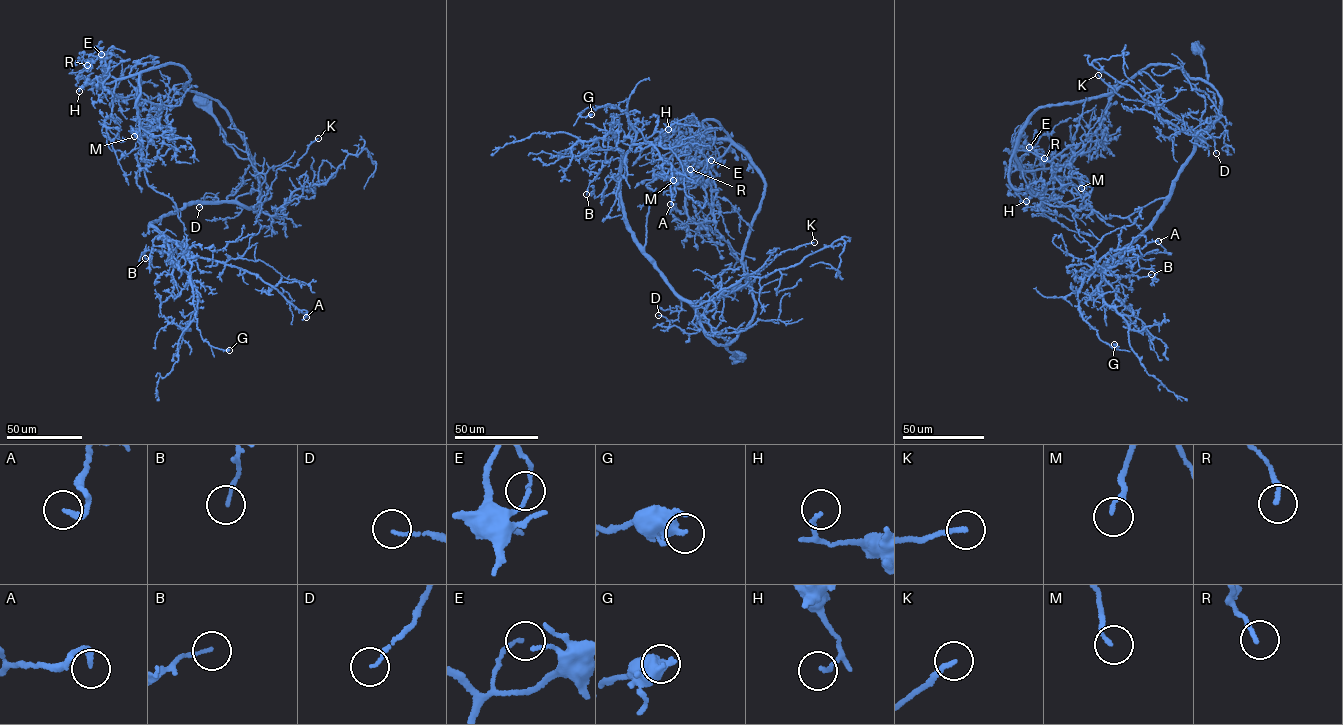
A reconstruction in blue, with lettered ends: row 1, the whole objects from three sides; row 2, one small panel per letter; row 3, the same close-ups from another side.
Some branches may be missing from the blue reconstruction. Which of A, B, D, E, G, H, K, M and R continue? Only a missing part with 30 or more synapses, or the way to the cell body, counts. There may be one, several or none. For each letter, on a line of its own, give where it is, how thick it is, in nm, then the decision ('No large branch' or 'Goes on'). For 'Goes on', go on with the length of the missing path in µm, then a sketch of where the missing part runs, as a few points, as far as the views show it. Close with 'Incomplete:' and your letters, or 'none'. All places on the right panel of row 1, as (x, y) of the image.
A: Place: (1158, 241). Thickness 190 nm. No large branch
B: Place: (1151, 274). Thickness 140 nm. No large branch
D: Place: (1216, 153). Thickness 120 nm. No large branch
E: Place: (1029, 147). Thickness 130 nm. No large branch
G: Place: (1114, 344). Thickness 260 nm. No large branch
H: Place: (1026, 201). Thickness 140 nm. No large branch
K: Place: (1098, 75). Thickness 200 nm. No large branch
M: Place: (1081, 188). Thickness 130 nm. No large branch
R: Place: (1044, 158). Thickness 170 nm. No large branch
Incomplete: none

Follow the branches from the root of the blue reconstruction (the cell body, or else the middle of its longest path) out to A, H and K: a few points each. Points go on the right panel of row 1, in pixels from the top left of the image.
A: (1196, 47), (1203, 80), (1220, 98), (1217, 119), (1148, 226), (1095, 265), (1111, 250), (1158, 241)
H: (1196, 47), (1206, 81), (1152, 65), (1104, 95), (1031, 112), (1015, 154), (1021, 168), (1009, 174), (1026, 201)
K: (1196, 47), (1206, 65), (1203, 80), (1220, 98), (1209, 129), (1194, 130), (1162, 108), (1120, 96), (1098, 75)

